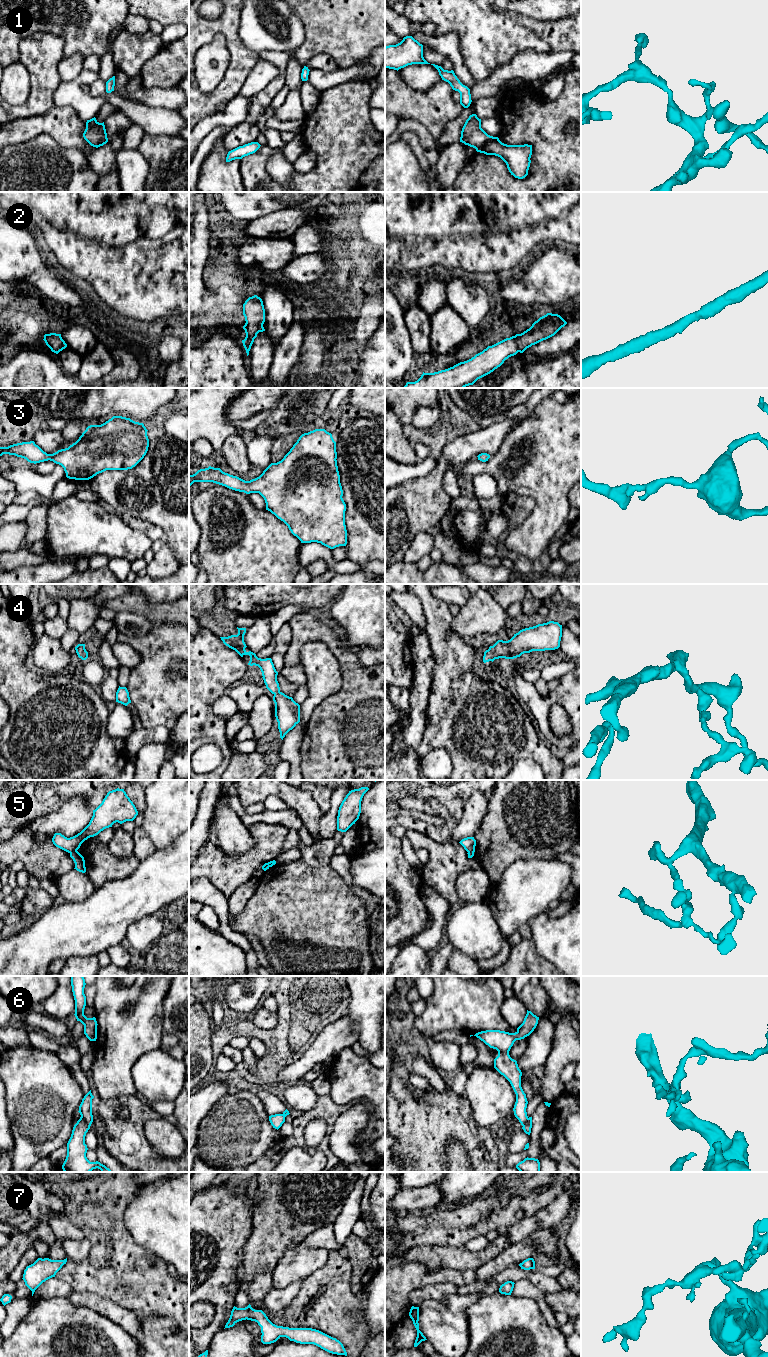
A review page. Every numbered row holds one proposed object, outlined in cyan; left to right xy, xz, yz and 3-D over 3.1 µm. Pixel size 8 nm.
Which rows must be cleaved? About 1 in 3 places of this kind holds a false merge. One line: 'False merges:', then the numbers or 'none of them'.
False merges: 5, 6

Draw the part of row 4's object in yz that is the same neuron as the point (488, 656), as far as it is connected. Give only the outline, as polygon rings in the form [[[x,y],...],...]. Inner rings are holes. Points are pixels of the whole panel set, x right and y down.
[[[549,621],[520,630],[508,640],[498,640],[484,652],[483,662],[505,658],[514,659],[532,651],[555,650],[560,647],[562,625]]]

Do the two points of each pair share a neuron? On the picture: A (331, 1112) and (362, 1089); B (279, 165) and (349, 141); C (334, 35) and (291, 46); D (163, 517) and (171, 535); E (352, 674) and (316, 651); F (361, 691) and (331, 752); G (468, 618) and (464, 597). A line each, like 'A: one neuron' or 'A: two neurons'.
A: two neurons
B: two neurons
C: two neurons
D: one neuron
E: two neurons
F: one neuron
G: two neurons

